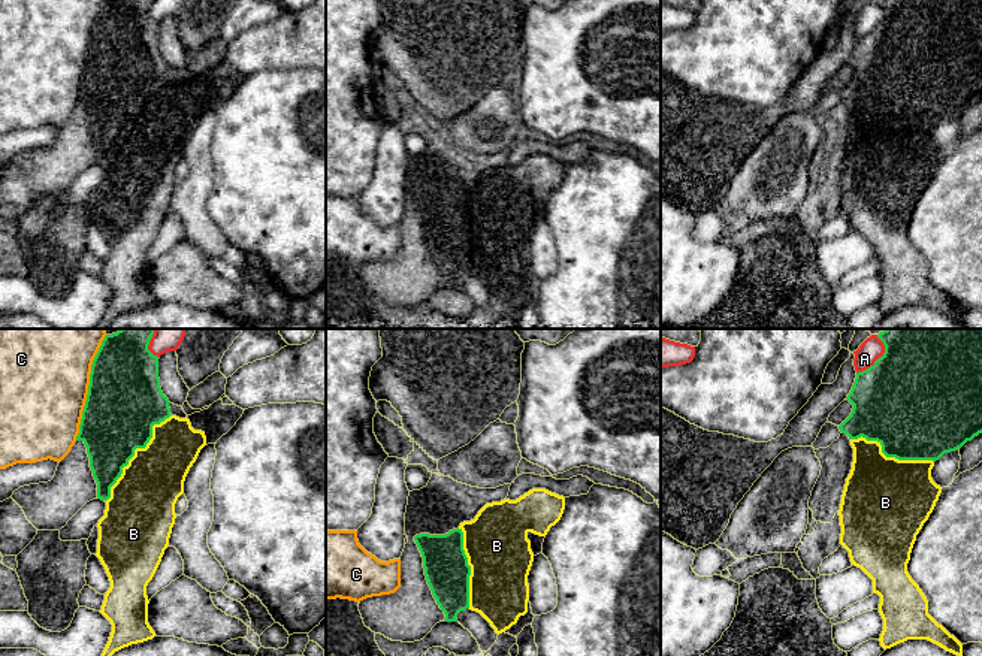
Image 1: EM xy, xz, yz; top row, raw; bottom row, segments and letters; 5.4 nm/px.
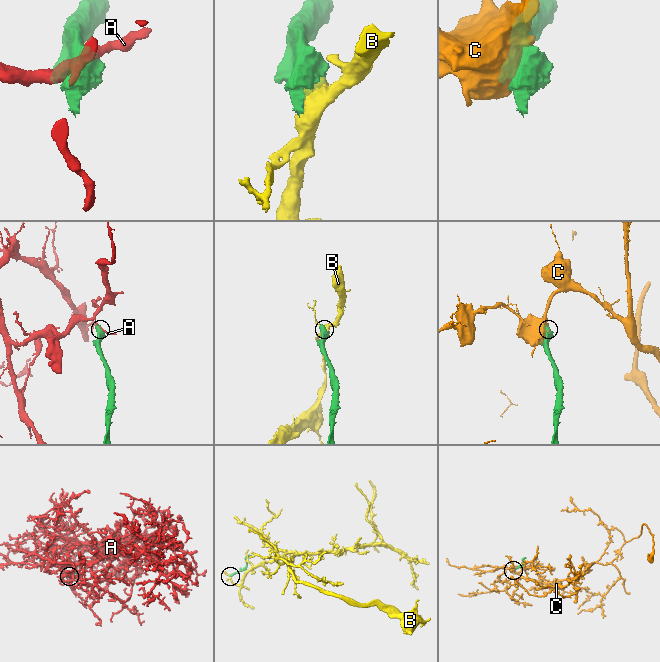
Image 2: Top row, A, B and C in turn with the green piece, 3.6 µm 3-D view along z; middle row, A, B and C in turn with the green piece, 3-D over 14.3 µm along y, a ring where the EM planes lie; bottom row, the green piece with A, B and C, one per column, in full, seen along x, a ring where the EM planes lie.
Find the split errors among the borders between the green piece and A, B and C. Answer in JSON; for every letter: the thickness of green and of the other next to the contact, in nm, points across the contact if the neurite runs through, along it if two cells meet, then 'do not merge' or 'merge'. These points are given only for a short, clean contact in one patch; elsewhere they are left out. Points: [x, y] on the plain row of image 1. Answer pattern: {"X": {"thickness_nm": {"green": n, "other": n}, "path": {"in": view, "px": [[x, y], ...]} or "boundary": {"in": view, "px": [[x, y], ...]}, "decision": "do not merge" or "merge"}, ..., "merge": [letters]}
{"A": {"thickness_nm": {"green": 500, "other": 120}, "decision": "do not merge"}, "B": {"thickness_nm": {"green": 400, "other": 340}, "decision": "do not merge"}, "C": {"thickness_nm": {"green": 400, "other": 480}, "decision": "do not merge"}, "merge": []}

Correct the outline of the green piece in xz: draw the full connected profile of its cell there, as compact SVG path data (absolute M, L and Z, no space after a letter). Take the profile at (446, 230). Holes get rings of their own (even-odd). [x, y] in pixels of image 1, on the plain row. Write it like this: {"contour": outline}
{"contour": "M432 139L426 152L410 157L407 178L405 178L405 200L407 200L405 214L402 217L402 221L399 223L401 224L401 253L395 259L372 262L372 263L366 263L366 264L360 266L359 276L362 279L365 291L369 293L372 297L381 299L392 306L414 308L414 306L423 305L432 296L432 293L439 287L444 287L444 285L457 287L457 284L456 284L457 279L460 276L469 273L469 241L471 241L471 232L468 230L468 223L463 215L463 197L459 191L463 187L474 185L475 181L478 179L478 176L486 169L501 167L501 166L507 164L510 151L511 149L504 149L496 154L478 154L478 152L471 152L471 151L457 148L450 142L444 142L444 140L439 142L438 139Z"}

